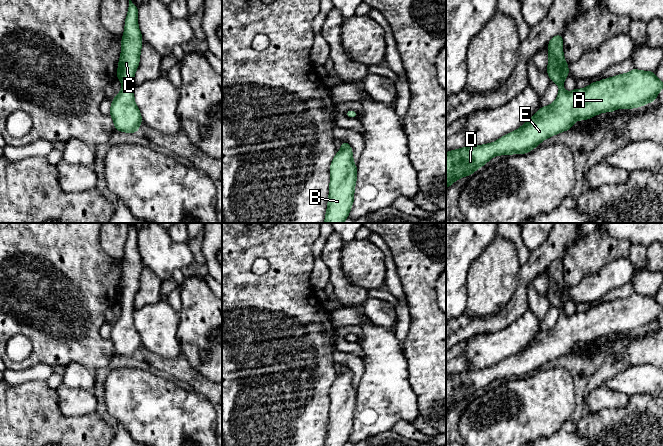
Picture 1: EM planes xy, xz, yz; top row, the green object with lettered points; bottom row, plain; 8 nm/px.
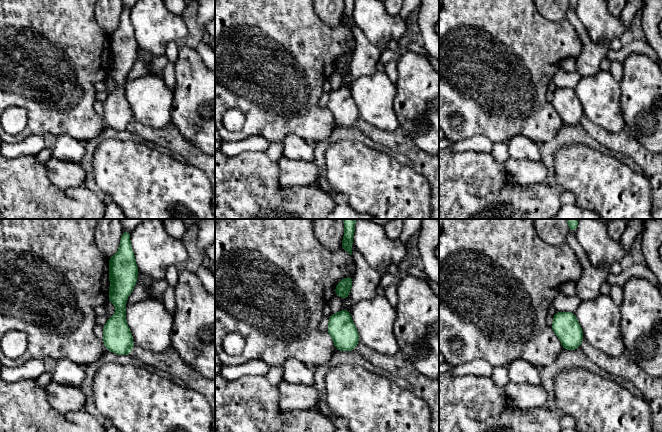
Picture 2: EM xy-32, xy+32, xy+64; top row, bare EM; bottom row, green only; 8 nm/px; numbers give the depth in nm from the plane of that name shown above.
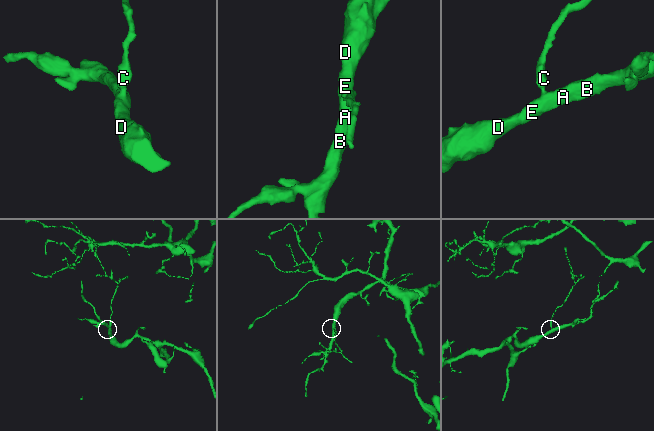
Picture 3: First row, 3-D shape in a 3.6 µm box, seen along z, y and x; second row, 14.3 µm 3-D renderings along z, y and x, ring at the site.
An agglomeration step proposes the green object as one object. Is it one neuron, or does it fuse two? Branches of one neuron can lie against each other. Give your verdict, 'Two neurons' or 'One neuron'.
One neuron

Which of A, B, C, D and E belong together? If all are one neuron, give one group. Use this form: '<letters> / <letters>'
A B C D E

